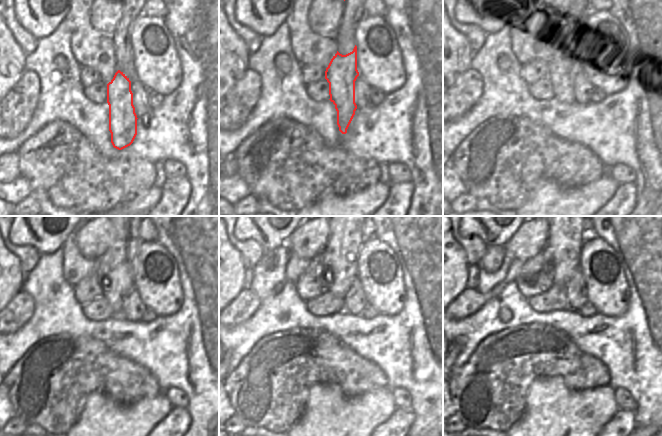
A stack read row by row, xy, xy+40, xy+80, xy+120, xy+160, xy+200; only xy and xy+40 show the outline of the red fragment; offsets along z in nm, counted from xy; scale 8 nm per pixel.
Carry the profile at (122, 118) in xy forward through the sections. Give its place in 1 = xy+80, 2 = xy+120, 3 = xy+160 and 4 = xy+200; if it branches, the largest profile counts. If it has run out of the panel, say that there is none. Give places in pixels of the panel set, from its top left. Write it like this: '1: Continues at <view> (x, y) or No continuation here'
1: Continues at xy+80 (564, 71)
2: Continues at xy+120 (126, 241)
3: Continues at xy+160 (348, 238)
4: Continues at xy+200 (571, 239)

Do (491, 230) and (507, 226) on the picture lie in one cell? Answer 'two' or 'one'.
one

